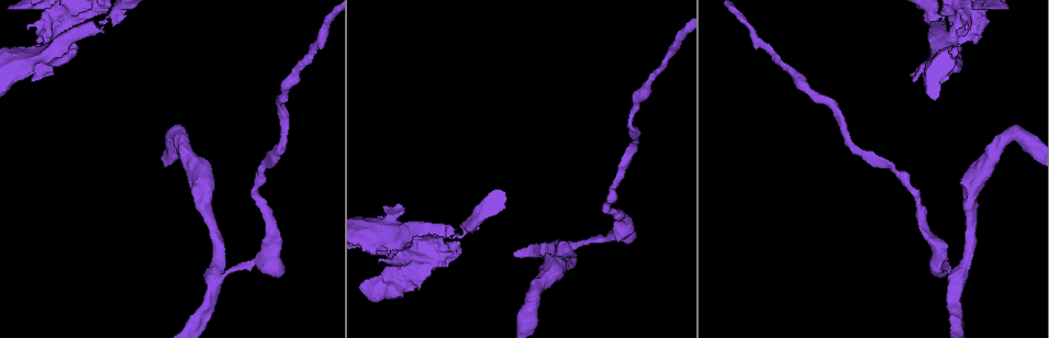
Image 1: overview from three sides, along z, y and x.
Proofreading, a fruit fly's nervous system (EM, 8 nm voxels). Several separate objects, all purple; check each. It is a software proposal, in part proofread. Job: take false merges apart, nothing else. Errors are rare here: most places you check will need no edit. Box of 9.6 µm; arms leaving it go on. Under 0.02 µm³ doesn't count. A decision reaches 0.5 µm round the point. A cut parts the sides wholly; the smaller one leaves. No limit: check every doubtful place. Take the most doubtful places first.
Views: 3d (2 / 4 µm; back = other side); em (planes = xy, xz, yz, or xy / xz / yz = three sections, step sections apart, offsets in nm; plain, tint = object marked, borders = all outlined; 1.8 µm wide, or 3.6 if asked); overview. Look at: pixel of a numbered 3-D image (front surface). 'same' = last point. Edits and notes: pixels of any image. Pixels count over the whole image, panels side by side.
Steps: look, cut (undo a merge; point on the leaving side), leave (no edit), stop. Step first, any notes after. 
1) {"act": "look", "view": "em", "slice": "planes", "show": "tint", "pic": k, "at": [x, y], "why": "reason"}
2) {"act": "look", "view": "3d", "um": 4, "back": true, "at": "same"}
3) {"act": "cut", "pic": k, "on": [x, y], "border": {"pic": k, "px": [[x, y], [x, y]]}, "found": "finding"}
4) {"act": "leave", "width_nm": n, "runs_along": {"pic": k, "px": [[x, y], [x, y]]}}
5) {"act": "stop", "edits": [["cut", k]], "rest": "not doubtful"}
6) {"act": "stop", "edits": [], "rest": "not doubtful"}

{"act": "look", "view": "3d", "um": 2, "pic": 1, "at": [119, 11], "why": "thick turns thin"}

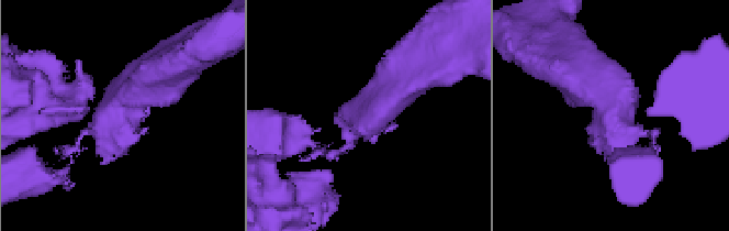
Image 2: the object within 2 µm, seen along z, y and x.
{"act": "look", "view": "em", "slice": "planes", "show": "borders", "pic": 2, "at": [118, 114]}

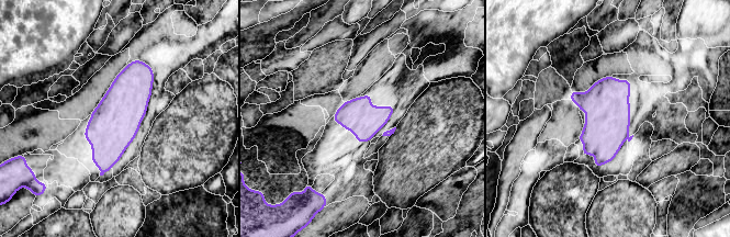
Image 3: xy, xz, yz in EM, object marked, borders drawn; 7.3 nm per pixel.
{"act": "leave", "found": "one neuron here"}

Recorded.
{"act": "look", "view": "em", "um": 3.6, "slice": "planes", "show": "tint", "pic": 1, "at": [946, 39], "why": "sudden change in width"}

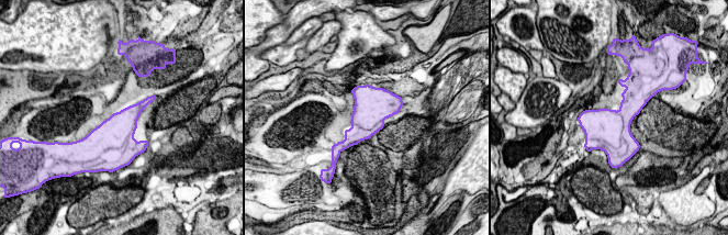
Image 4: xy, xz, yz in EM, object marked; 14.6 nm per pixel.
{"act": "leave", "found": "one neuron here"}

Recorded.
{"act": "look", "view": "em", "slice": "planes", "show": "tint", "pic": 1, "at": [567, 254], "why": "sharp bend"}

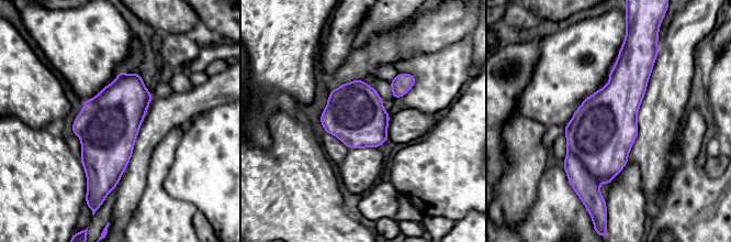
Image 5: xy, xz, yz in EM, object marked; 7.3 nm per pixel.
{"act": "leave", "found": "all the same neuron"}

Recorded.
{"act": "look", "view": "em", "um": 3.6, "slice": "planes", "show": "tint", "pic": 1, "at": [58, 14], "why": "sudden change in width"}

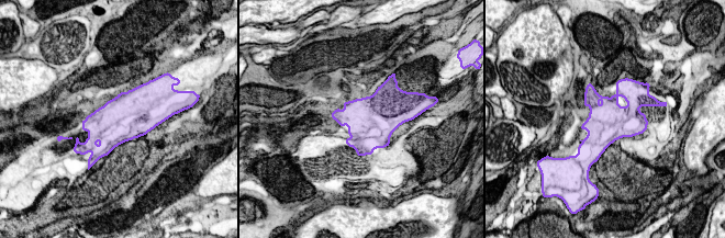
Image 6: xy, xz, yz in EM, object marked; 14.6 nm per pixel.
{"act": "leave", "found": "one neuron here"}

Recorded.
{"act": "look", "view": "em", "um": 3.6, "slice": "yz", "step": 16, "show": "tint", "pic": 1, "at": [40, 65], "why": "sudden change in width"}

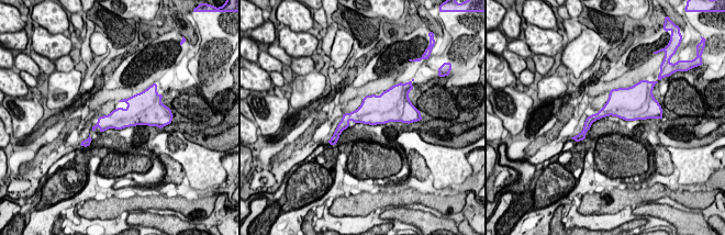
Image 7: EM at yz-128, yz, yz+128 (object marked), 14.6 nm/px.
{"act": "leave", "found": "continuous, no second neuron"}

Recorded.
{"act": "stop", "edits": [], "rest": "not doubtful"}

